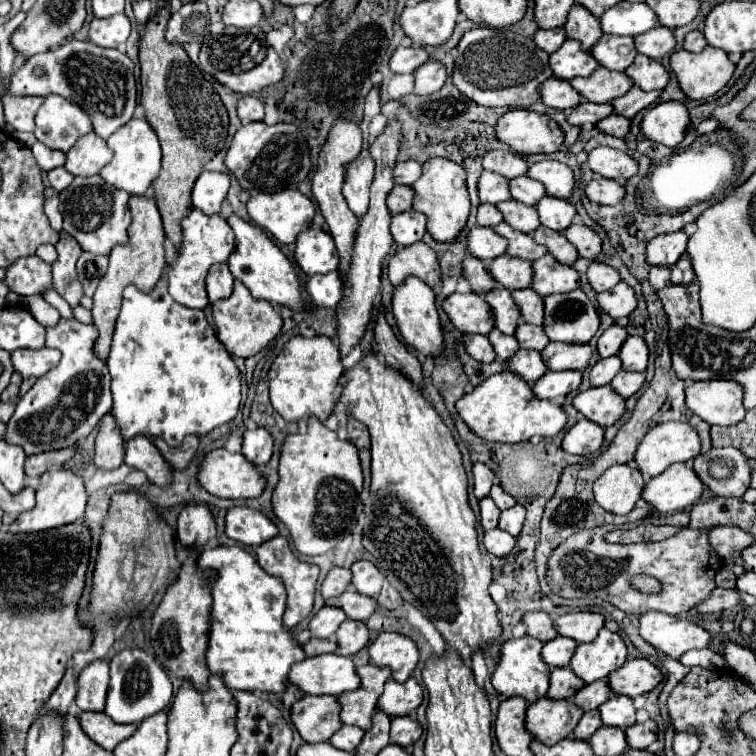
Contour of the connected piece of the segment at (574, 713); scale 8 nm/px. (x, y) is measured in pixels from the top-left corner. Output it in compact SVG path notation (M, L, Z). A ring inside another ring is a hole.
M543 697L527 709L527 731L545 745L555 745L569 737L579 723L583 711L571 699Z

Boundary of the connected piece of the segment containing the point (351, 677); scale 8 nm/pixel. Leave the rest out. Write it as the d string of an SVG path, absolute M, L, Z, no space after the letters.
M325 653L307 657L295 663L289 673L289 681L301 687L309 695L341 695L333 691L355 691L361 687L361 679L355 673L353 661L339 653Z

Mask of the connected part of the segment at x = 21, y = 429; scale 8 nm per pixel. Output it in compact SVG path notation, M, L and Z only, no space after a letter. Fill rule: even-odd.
M61 319L57 327L47 329L45 345L59 349L61 361L47 375L37 379L37 383L19 399L15 413L7 423L7 443L21 445L27 455L65 449L79 439L85 439L101 417L111 411L111 375L107 361L99 359L93 351L97 337L99 331L93 325L75 319ZM63 421L67 421L69 427L63 425Z

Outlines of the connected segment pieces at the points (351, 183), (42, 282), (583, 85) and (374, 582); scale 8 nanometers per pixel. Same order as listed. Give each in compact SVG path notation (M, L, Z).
M363 151L351 167L347 167L345 175L345 187L343 197L347 199L349 209L355 213L355 217L363 217L369 209L369 187L373 183L373 159L369 159L369 153Z
M37 255L21 257L13 265L7 267L5 281L9 285L9 291L21 297L43 295L53 287L51 265L39 259Z
M597 67L589 77L575 77L569 81L587 101L593 103L611 103L613 99L625 95L633 87L633 79L625 73L609 71L605 67Z
M357 561L351 571L355 571L355 577L351 581L351 585L355 585L355 589L367 597L377 597L381 591L381 585L385 581L383 573L371 563L371 561Z

